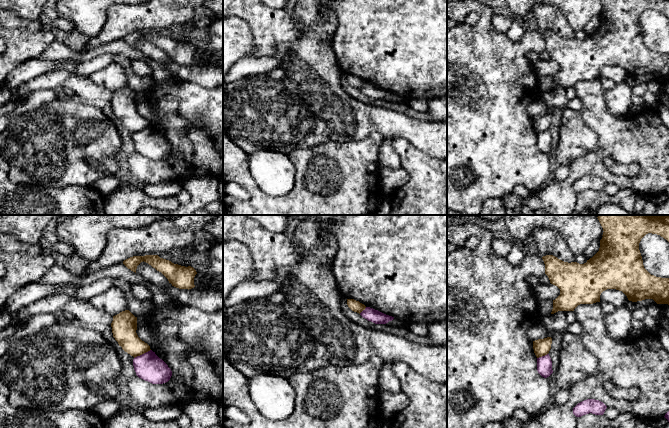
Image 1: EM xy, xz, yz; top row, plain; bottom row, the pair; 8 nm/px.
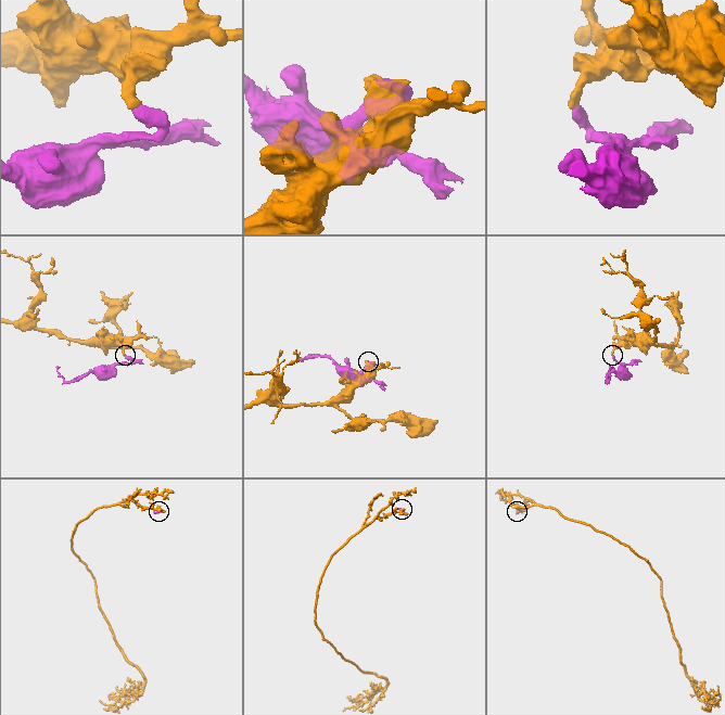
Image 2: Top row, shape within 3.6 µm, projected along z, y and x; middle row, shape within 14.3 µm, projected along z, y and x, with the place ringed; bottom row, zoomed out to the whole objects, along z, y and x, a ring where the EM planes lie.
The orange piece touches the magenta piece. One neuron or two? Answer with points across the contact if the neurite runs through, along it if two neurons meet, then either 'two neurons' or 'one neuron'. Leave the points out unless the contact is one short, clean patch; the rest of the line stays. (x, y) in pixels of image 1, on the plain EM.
along xy (150, 125), (134, 134) | two neurons

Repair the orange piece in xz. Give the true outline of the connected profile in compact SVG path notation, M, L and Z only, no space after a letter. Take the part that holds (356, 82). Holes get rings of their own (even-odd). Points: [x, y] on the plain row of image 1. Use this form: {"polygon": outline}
{"polygon": "M347 75L347 81L352 87L357 88L359 90L366 84L364 80L354 75Z"}

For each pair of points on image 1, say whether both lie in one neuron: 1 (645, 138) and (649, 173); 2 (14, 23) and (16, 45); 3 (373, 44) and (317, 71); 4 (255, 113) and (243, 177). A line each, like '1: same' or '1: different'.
1: same
2: different
3: different
4: different

